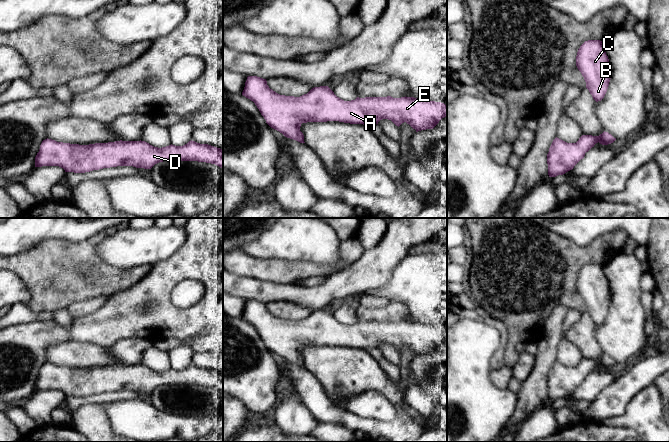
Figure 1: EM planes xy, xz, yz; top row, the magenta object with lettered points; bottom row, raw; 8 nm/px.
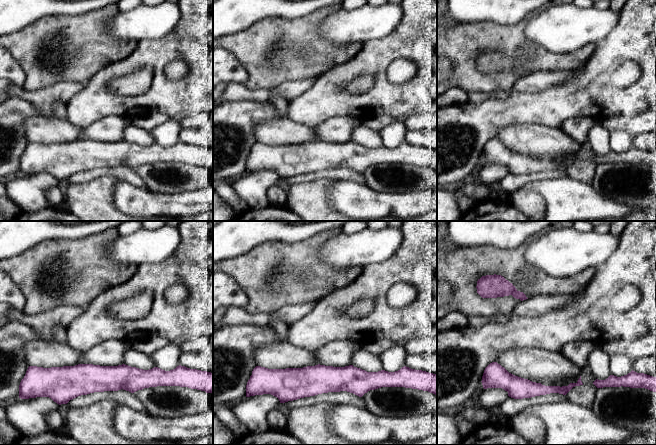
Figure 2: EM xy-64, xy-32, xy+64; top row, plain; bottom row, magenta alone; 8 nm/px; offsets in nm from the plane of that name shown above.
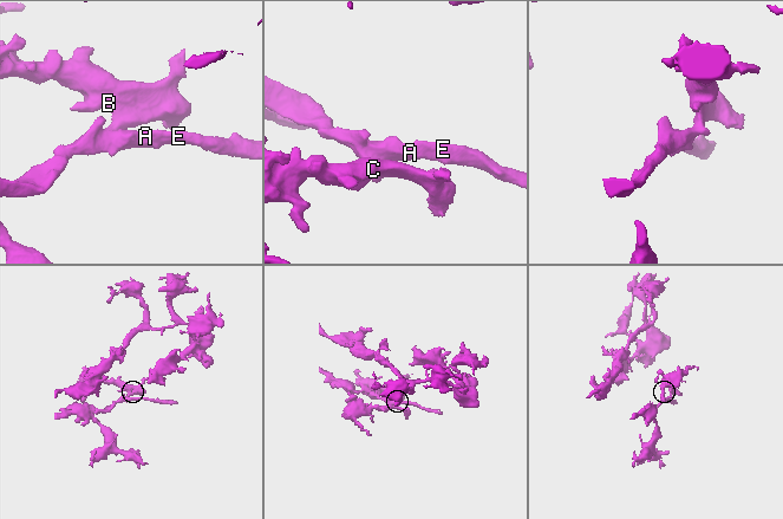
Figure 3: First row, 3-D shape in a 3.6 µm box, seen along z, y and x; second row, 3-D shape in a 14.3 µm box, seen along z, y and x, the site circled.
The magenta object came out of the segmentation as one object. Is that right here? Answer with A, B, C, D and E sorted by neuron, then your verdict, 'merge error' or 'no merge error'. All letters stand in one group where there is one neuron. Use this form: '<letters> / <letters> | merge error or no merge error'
A B C D E | no merge error

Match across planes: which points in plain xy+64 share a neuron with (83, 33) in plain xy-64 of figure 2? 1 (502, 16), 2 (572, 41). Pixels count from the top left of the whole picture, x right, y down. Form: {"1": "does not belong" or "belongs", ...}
{"1": "does not belong", "2": "does not belong"}

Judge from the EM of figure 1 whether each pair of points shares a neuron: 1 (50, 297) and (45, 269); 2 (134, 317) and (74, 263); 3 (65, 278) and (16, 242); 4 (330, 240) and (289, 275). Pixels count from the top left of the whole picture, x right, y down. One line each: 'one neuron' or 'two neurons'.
1: one neuron
2: two neurons
3: two neurons
4: two neurons

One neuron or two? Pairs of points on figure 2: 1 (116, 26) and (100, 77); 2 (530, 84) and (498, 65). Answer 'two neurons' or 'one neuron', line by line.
1: two neurons
2: two neurons

